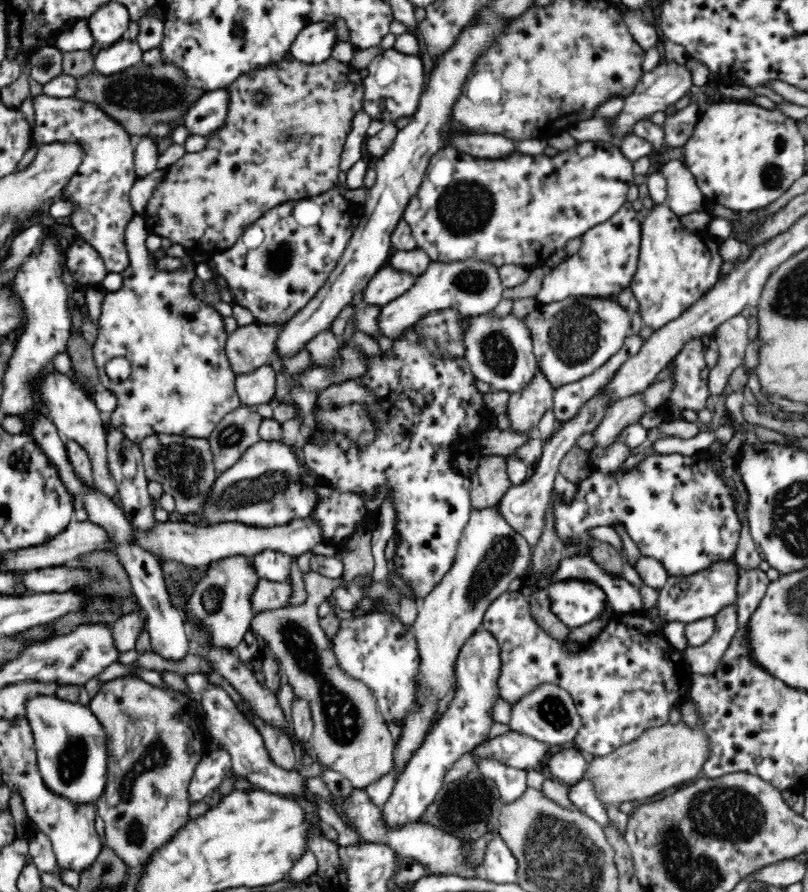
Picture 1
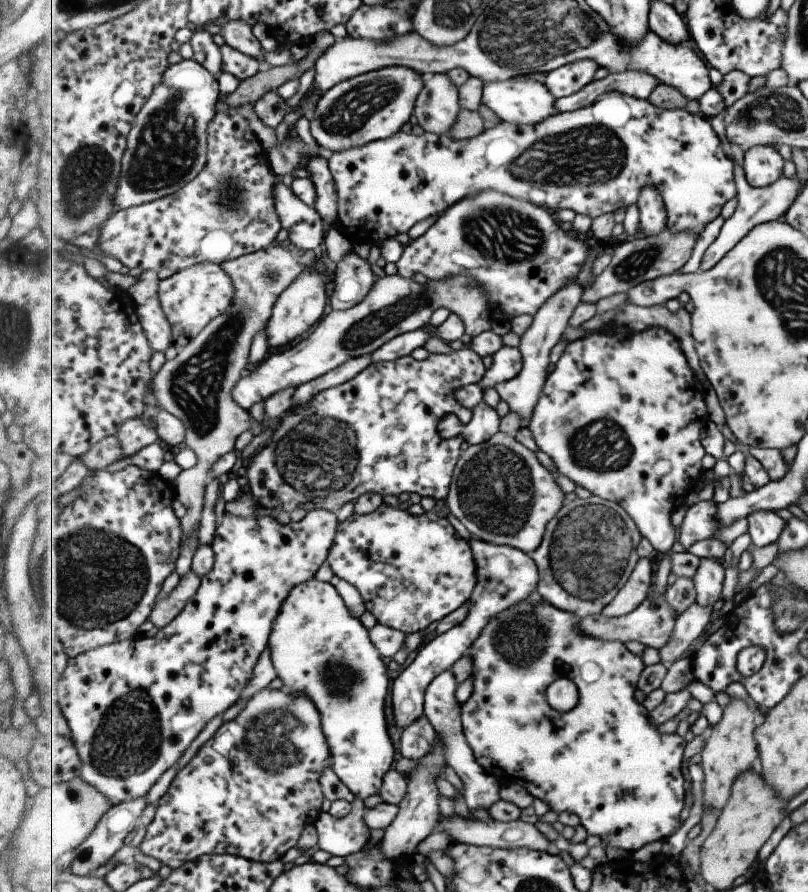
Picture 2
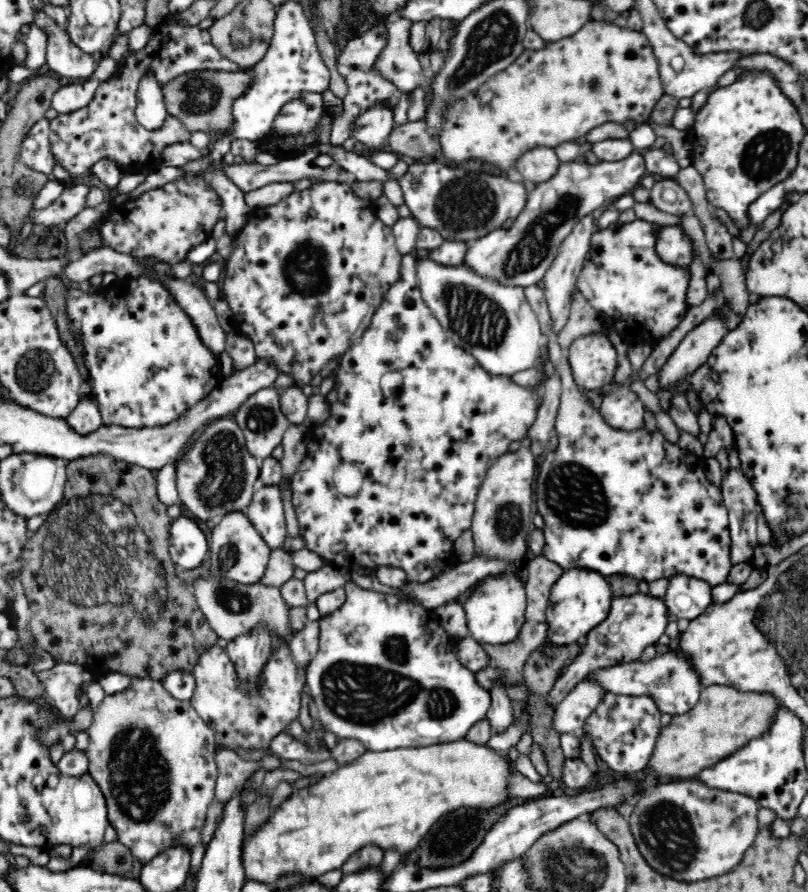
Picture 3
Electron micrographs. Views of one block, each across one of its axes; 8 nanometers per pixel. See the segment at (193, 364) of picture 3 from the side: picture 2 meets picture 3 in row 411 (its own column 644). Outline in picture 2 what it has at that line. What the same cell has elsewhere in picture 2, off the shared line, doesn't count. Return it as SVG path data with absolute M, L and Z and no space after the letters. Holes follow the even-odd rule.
M607 92L603 94L597 102L594 102L587 108L582 108L574 111L565 111L551 116L547 120L543 120L541 124L524 125L510 123L509 121L500 121L492 129L483 131L479 136L455 140L452 136L445 133L427 133L417 136L417 134L407 134L407 132L397 132L396 135L390 136L386 139L375 140L372 143L365 144L365 146L357 148L347 148L329 155L330 169L335 178L337 194L339 197L339 231L346 236L351 244L377 244L390 239L393 236L399 236L403 232L409 232L416 224L419 224L430 217L436 218L444 213L449 207L461 202L464 198L474 197L495 188L499 192L517 196L521 200L527 200L537 206L549 209L550 211L557 211L561 208L570 208L575 213L587 214L593 219L603 216L607 213L617 212L617 210L628 209L633 204L638 204L641 192L649 184L653 184L661 196L665 198L665 204L668 210L668 228L673 232L701 232L709 223L712 223L724 211L725 204L738 195L738 186L735 176L735 164L733 159L725 154L723 142L719 140L715 128L711 126L709 118L704 117L697 112L696 114L689 113L686 109L666 109L659 108L650 100L638 99L637 97L625 96L625 93Z

